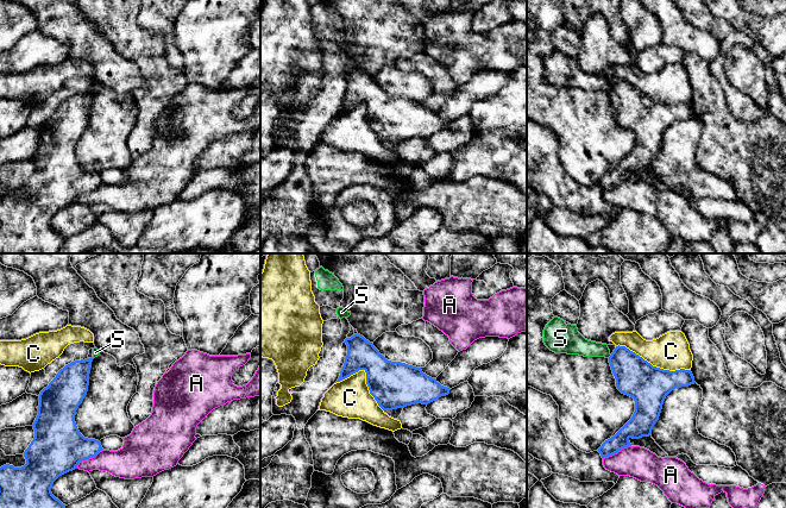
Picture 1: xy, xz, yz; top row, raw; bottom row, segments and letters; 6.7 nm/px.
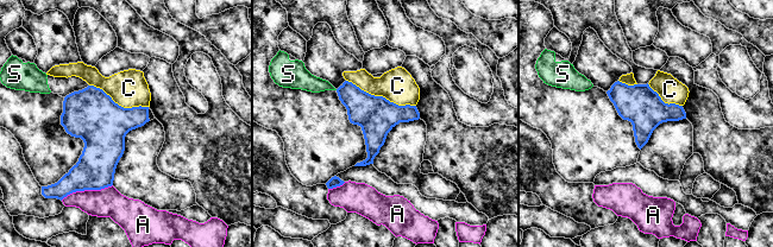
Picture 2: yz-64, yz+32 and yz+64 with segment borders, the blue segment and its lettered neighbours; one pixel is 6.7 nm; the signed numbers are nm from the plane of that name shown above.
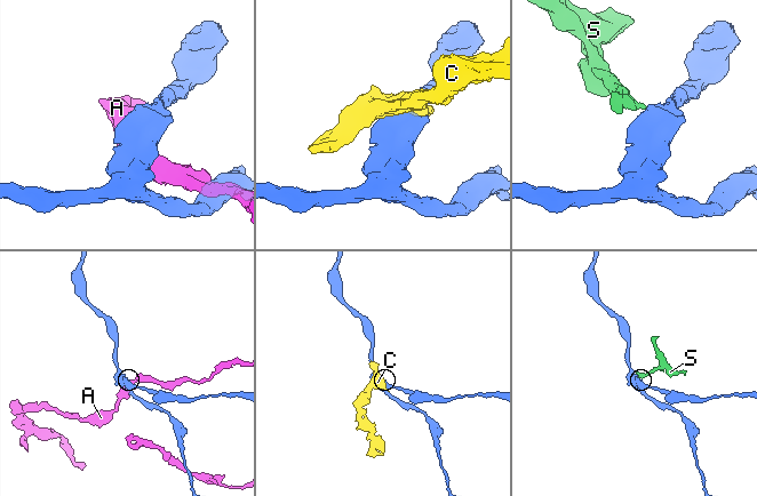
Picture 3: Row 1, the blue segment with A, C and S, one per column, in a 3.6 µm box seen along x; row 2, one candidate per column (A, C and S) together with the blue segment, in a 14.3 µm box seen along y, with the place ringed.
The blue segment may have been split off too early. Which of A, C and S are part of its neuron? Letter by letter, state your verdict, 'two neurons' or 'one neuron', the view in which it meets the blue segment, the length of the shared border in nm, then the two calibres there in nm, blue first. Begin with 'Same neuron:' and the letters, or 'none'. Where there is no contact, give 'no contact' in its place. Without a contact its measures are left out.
Same neuron: none
A: two neurons; contact in xy; length 220 nm; calibres 360 and 200 nm
C: two neurons; contact in yz; length 550 nm; calibres 280 and 260 nm
S: two neurons; contact in yz; length 40 nm; calibres 260 and 140 nm

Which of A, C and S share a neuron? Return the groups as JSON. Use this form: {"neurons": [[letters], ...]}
{"neurons": [["A"], ["C"], ["S"]]}

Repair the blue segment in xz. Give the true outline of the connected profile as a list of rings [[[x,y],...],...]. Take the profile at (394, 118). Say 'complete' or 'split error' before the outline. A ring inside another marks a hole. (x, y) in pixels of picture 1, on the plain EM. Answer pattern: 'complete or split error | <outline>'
complete | [[[360,68],[346,71],[344,76],[347,89],[337,115],[364,104],[370,127],[383,144],[428,138],[449,127],[449,121],[423,107],[421,101],[388,94]]]

